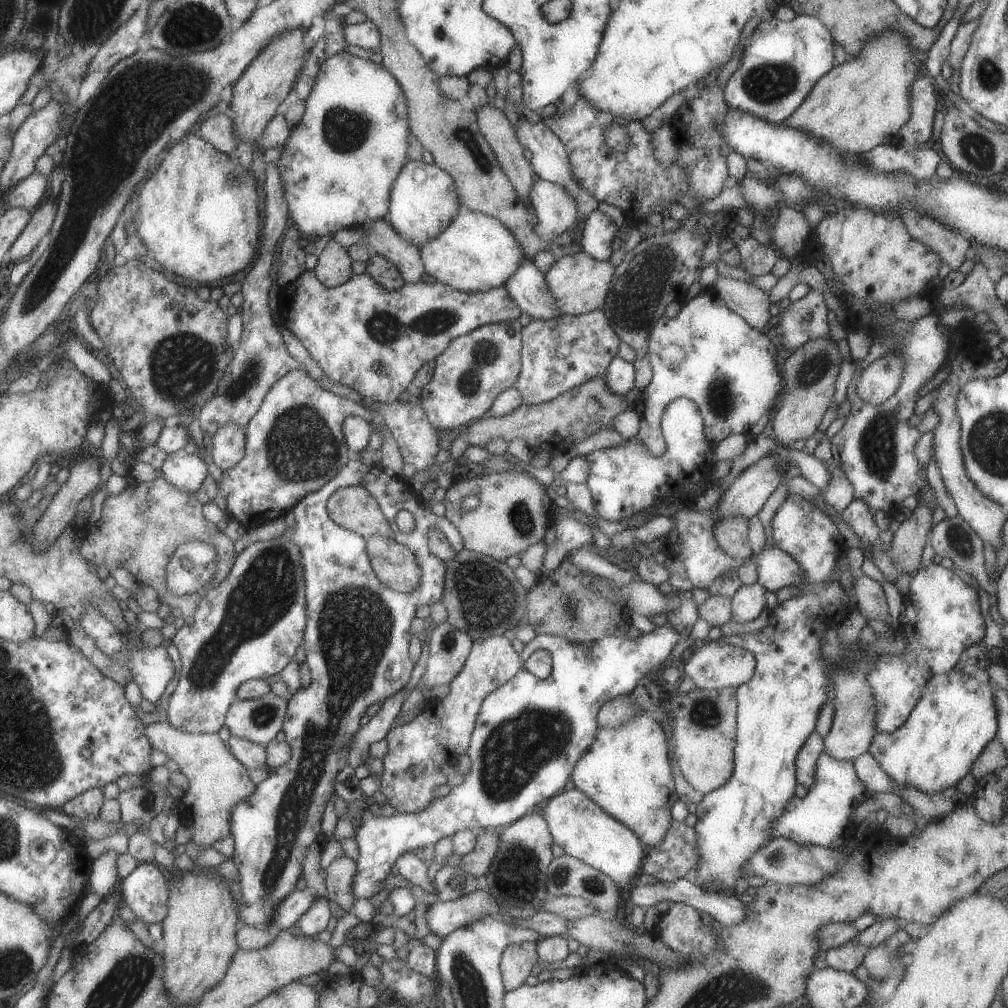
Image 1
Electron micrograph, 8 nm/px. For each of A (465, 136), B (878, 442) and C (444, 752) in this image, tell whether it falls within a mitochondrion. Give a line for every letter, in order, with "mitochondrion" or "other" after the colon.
A: mitochondrion
B: mitochondrion
C: other

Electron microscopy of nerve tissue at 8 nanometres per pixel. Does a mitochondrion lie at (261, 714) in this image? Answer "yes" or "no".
yes

